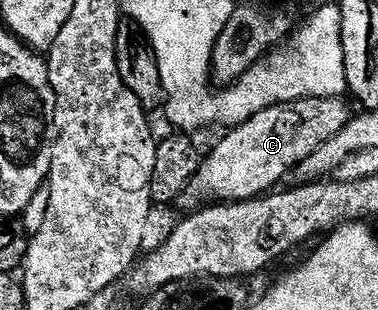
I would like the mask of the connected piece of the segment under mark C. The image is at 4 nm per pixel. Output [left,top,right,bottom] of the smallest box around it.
[179,97,350,209]

